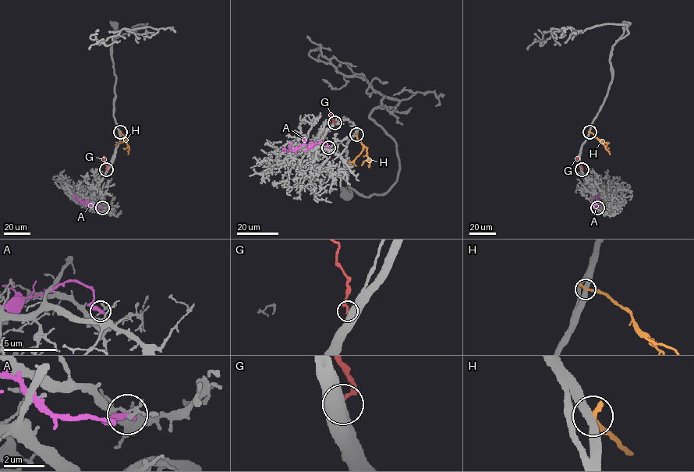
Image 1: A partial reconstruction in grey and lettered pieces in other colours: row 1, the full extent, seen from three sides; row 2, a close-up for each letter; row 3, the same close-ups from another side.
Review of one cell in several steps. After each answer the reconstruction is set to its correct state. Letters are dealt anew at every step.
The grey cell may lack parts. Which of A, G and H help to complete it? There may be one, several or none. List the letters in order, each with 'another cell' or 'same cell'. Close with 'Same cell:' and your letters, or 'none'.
A: another cell
G: another cell
H: another cell
Same cell: none

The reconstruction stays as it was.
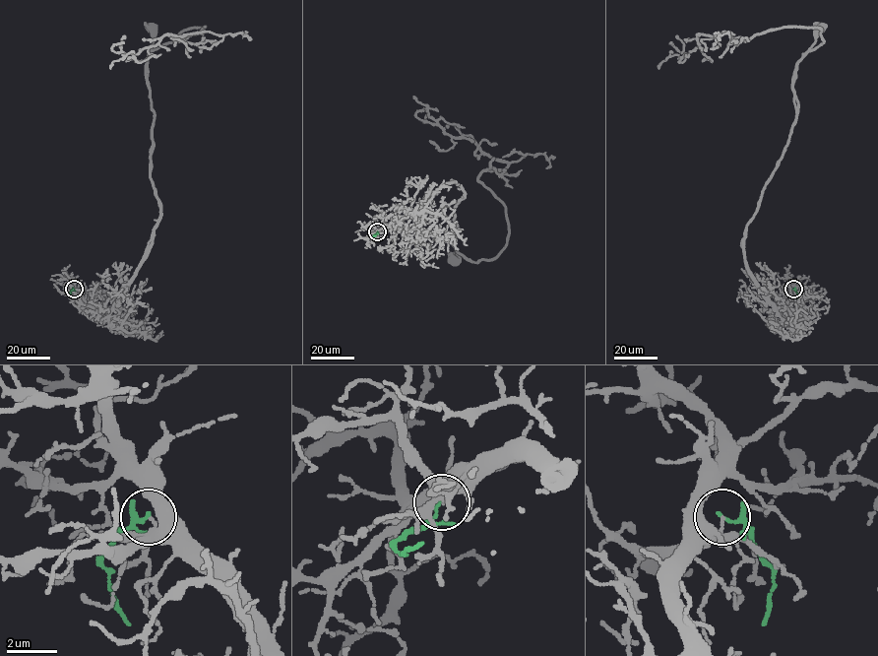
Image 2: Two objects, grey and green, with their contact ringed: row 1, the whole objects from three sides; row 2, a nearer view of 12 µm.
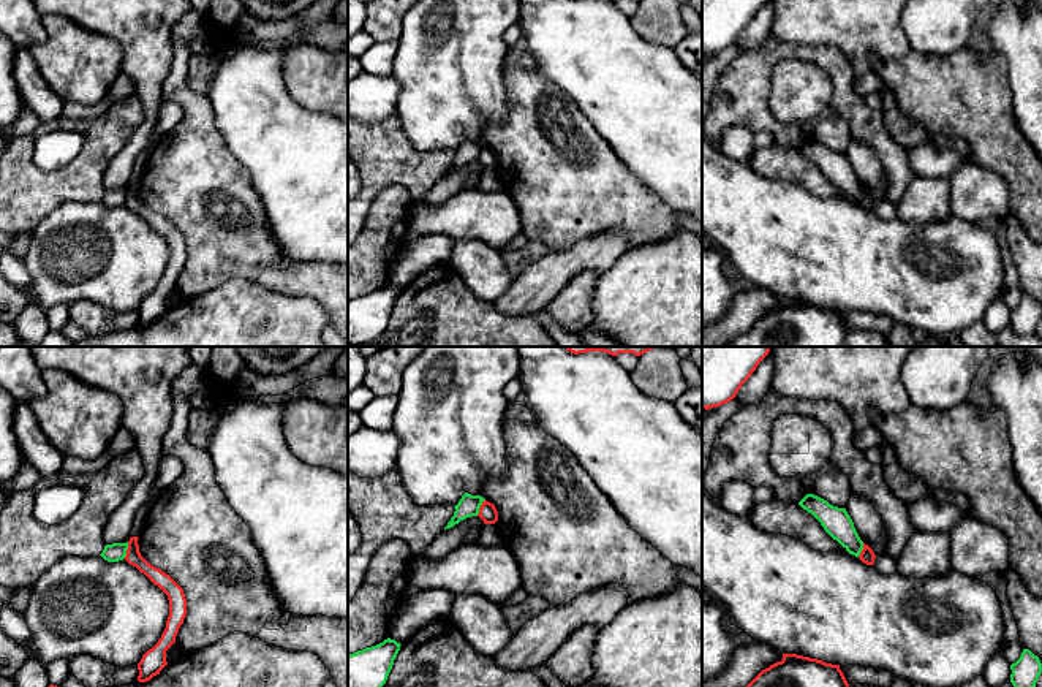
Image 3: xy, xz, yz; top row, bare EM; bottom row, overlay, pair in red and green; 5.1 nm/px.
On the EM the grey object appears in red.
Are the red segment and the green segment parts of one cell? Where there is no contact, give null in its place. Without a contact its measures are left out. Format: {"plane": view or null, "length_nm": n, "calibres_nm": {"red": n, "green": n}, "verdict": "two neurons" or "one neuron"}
{"plane": "xy", "length_nm": 90, "calibres_nm": {"red": 80, "green": 100}, "verdict": "two neurons"}

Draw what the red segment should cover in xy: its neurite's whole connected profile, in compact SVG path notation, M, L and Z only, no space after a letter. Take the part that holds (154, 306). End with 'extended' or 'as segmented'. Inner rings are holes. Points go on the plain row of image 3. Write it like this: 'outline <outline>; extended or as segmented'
outline M131 182L125 206L144 218L155 231L158 231L169 245L169 261L166 274L158 288L149 294L138 309L139 328L147 328L168 310L166 296L176 288L180 271L187 261L187 244L183 234L164 217L150 211L139 198L138 182Z; as segmented

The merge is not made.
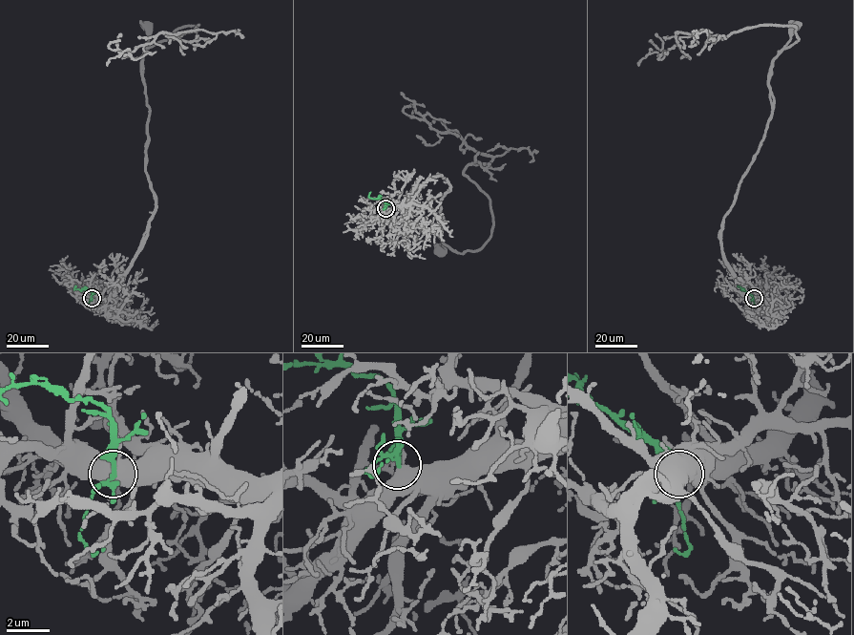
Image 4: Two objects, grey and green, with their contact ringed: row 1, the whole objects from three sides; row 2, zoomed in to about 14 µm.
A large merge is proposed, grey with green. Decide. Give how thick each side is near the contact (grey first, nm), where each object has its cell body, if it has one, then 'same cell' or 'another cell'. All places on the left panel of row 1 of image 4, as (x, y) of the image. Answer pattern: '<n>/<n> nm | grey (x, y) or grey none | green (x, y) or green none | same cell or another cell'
480/200 nm | grey (146, 26) | green none | same cell

